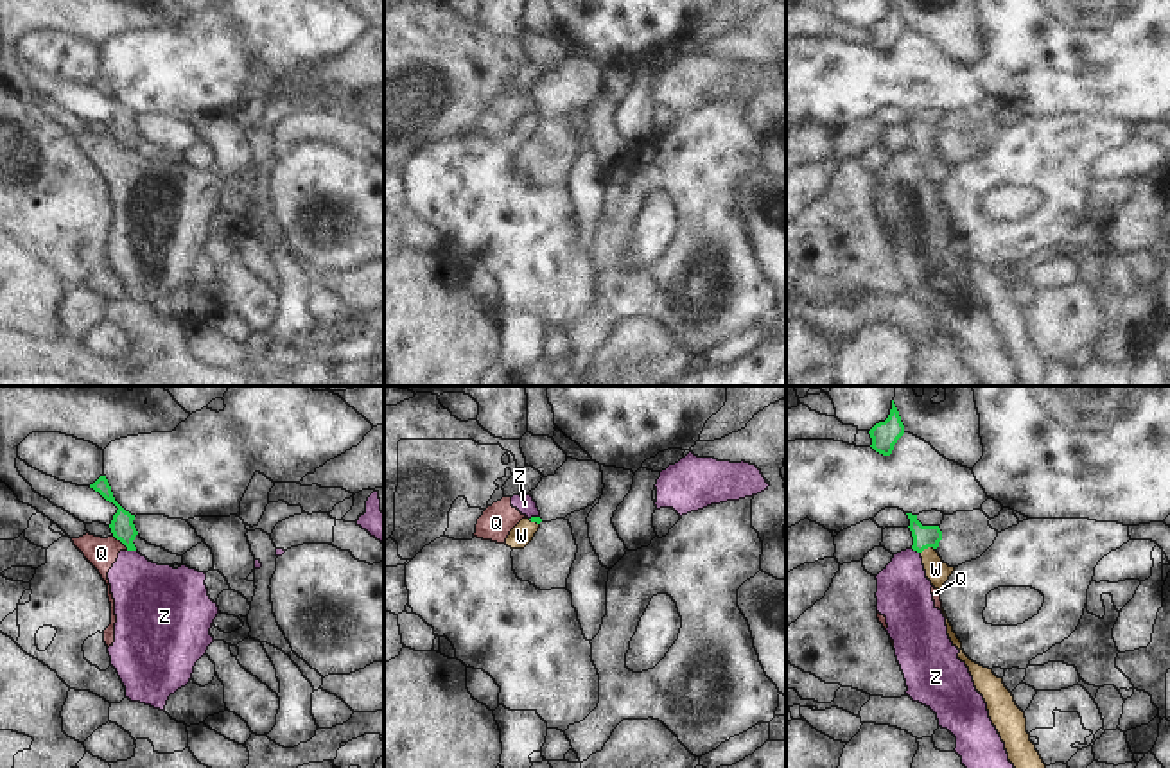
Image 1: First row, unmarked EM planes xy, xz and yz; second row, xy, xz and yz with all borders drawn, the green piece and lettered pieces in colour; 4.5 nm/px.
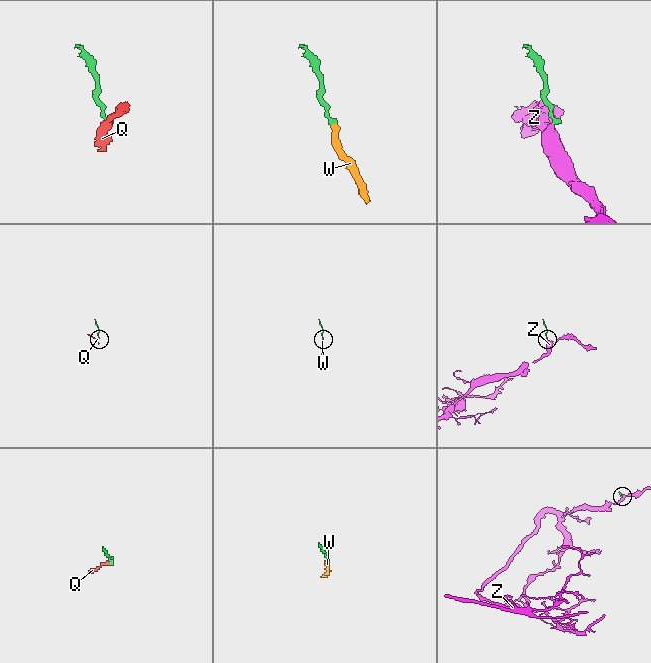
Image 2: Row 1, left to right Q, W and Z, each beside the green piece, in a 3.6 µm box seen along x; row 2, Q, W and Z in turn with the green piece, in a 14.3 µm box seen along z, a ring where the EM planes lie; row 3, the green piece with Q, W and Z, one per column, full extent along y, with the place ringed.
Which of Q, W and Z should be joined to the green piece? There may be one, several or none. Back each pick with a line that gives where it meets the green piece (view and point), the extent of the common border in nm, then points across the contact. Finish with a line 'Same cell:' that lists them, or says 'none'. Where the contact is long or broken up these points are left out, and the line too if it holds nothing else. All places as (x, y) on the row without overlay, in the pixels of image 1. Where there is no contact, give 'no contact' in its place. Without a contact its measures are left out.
W: meets green in yz at (926, 146); contact 70 nm long; runs through yz (925, 135), (926, 146), (937, 169)
Same cell: W

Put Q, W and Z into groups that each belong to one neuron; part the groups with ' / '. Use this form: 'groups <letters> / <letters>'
groups Q Z / W

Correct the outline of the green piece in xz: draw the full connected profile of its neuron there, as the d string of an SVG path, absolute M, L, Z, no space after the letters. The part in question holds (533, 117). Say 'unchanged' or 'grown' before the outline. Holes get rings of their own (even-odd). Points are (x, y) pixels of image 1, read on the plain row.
grown; M531 115L522 117L508 133L506 144L511 147L524 147L540 126L542 117Z

